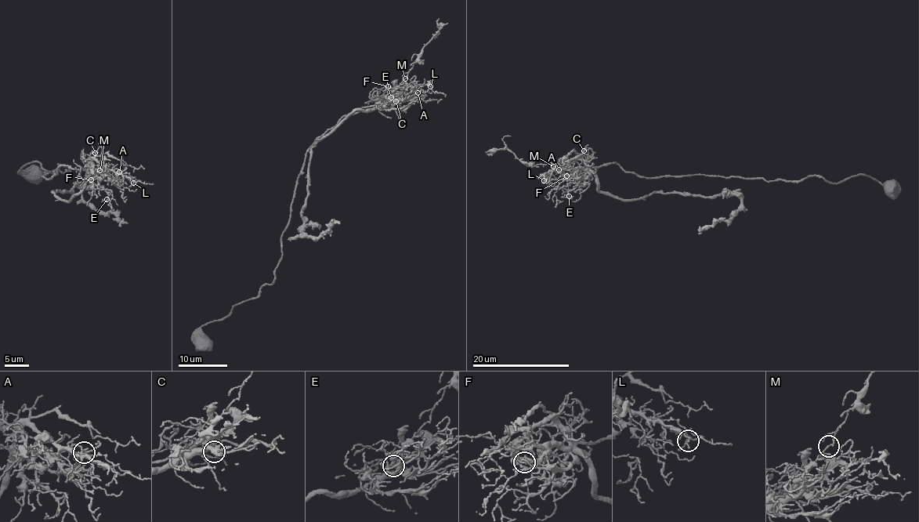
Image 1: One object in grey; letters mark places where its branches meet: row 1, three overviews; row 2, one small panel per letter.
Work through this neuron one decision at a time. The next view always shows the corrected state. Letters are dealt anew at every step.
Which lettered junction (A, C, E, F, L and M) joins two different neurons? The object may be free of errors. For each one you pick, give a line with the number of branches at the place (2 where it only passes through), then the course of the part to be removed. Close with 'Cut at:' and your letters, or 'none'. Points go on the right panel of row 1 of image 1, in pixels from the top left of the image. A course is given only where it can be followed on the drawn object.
M: Branches: 3. Course of the part to remove: (553, 167), (551, 163), (526, 164), (509, 151), (499, 149), (490, 154), (486, 152)
Cut at: M

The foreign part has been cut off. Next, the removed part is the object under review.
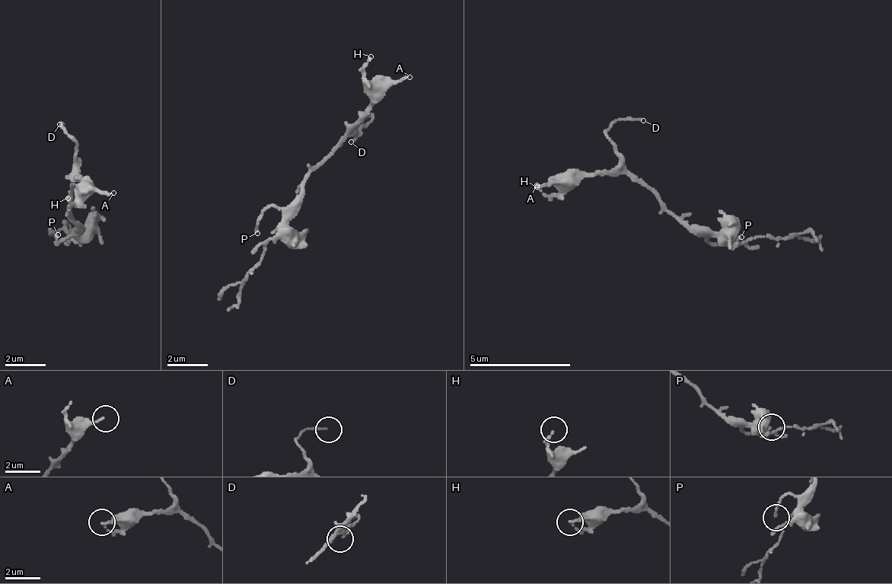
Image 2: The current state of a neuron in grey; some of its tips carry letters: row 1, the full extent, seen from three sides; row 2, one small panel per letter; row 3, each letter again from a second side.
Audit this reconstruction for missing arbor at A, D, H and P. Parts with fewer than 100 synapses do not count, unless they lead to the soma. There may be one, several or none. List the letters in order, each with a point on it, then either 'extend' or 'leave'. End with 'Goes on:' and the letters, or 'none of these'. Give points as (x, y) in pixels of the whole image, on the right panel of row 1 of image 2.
A: place (536, 185); leave
D: place (643, 120); leave
H: place (536, 186); extend
P: place (741, 237); leave
Goes on: H

